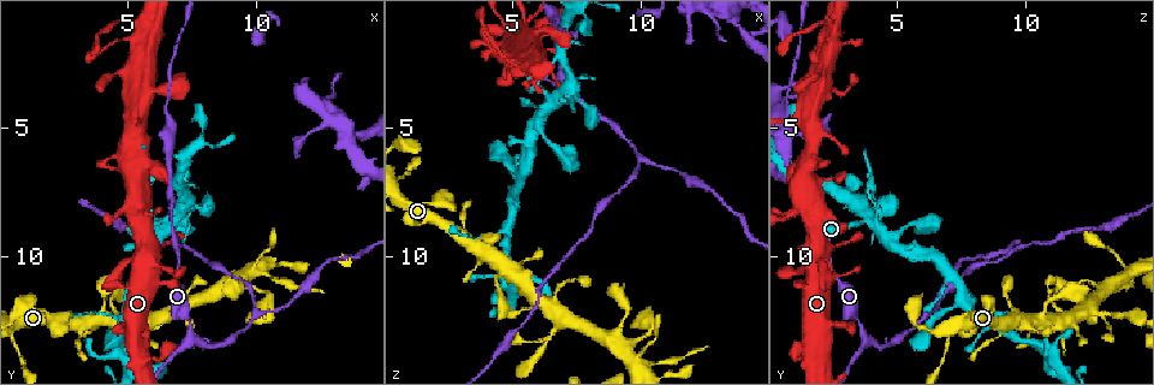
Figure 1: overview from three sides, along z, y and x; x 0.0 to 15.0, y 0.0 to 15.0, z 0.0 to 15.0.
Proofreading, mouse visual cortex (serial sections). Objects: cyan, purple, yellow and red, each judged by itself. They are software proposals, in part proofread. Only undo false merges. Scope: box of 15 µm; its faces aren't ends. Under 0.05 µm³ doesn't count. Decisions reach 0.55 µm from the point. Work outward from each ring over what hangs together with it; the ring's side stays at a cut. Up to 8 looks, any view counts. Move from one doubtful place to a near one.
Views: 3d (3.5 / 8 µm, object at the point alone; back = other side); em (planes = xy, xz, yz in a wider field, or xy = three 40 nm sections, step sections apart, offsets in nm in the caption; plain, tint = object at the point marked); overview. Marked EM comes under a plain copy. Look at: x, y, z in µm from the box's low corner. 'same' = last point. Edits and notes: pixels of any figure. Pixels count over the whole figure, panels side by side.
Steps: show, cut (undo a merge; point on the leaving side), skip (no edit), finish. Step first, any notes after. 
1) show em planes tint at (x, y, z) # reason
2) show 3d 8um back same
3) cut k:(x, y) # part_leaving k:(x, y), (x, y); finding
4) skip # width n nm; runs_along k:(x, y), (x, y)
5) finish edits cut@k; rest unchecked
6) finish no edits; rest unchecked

show 3d 3.5um at (7.1, 7.9, 3.7) # four-way junction

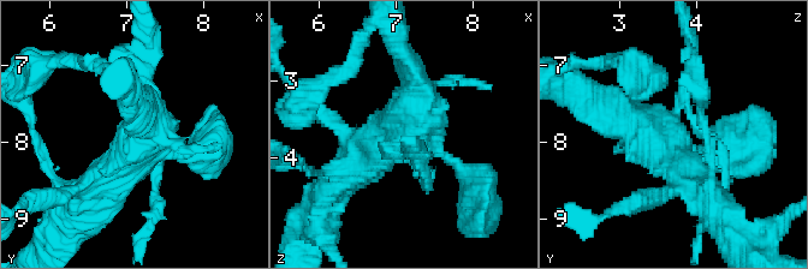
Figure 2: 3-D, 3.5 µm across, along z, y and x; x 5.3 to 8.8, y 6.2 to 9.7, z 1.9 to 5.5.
show em xy step 5 tint at (7.15, 8.00, 3.65) # shape alone is not enough

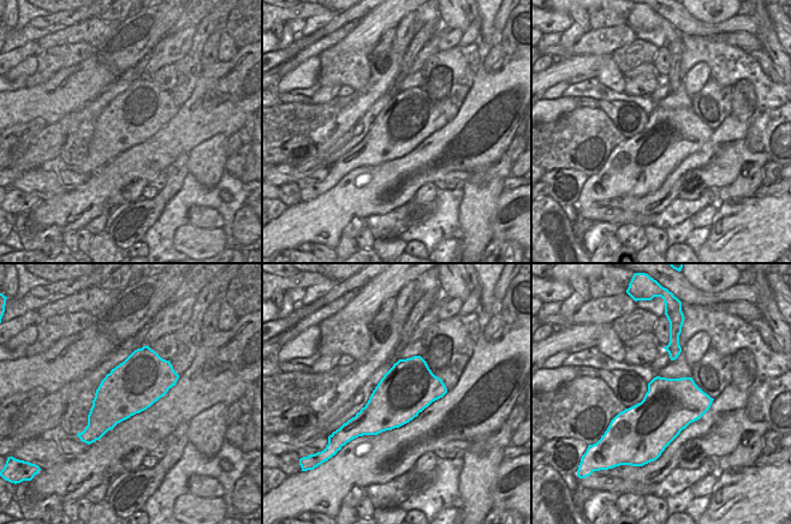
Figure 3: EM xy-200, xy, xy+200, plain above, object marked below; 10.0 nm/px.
cut 2:(146, 66) # two cells meet here

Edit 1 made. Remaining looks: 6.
show overview

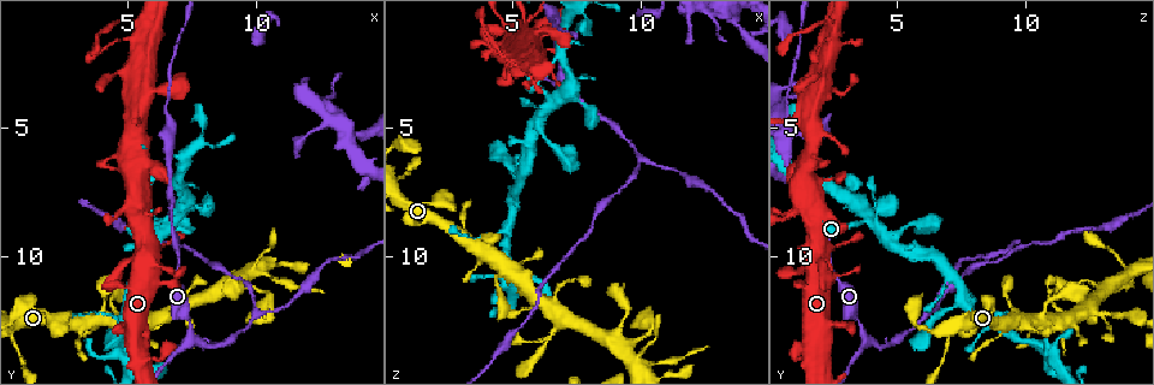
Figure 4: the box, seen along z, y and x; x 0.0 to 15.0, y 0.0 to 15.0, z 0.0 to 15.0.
show 3d 3.5um at (7.4, 13.1, 3.7)

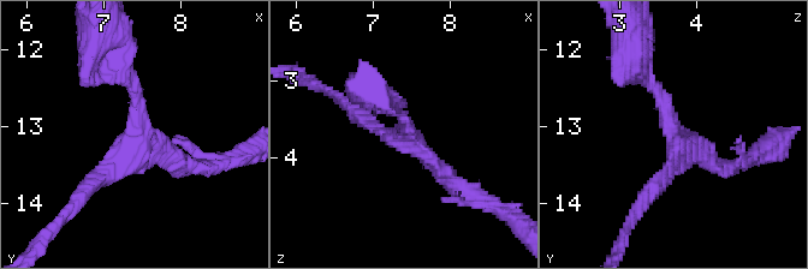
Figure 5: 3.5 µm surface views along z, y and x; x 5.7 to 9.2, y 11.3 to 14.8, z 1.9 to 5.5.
show em xy step 3 tint at (7.50, 13.15, 3.75) # arms 3; arm_widths 150, 200, 200 nm

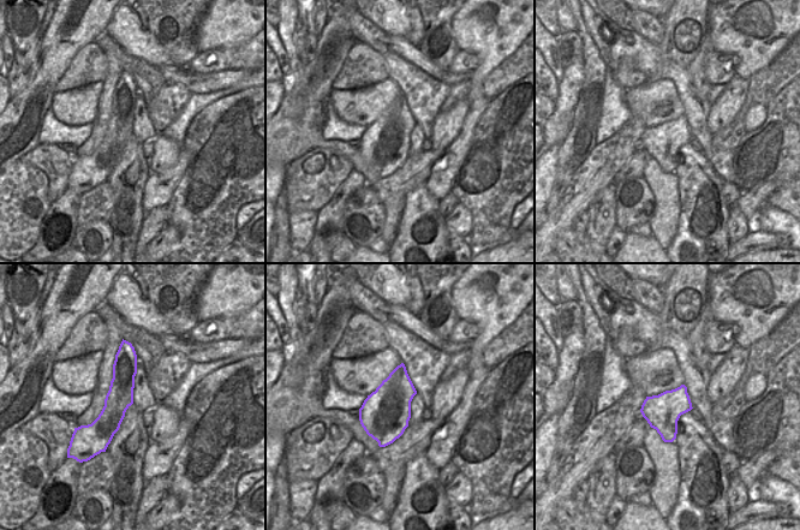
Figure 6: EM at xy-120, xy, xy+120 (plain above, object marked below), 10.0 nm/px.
skip # runs_along 5:(645, 66), (670, 129), (725, 166); all the same cell

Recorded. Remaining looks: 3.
show 3d 3.5um at (9.9, 12.3, 6.1) # branch point

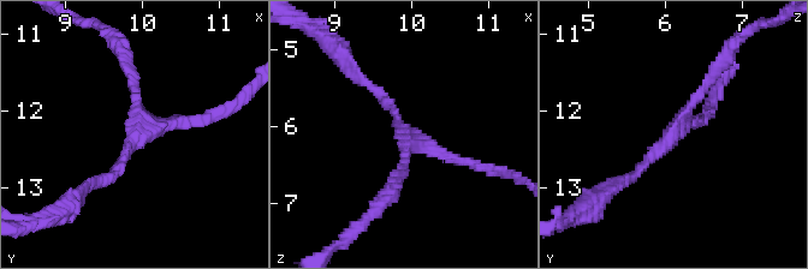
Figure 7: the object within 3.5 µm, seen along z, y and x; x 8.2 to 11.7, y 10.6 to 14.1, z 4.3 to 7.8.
show em xy step 1 tint at (9.90, 12.30, 6.05) # arms 3; arm_widths 150, 150, 150 nm

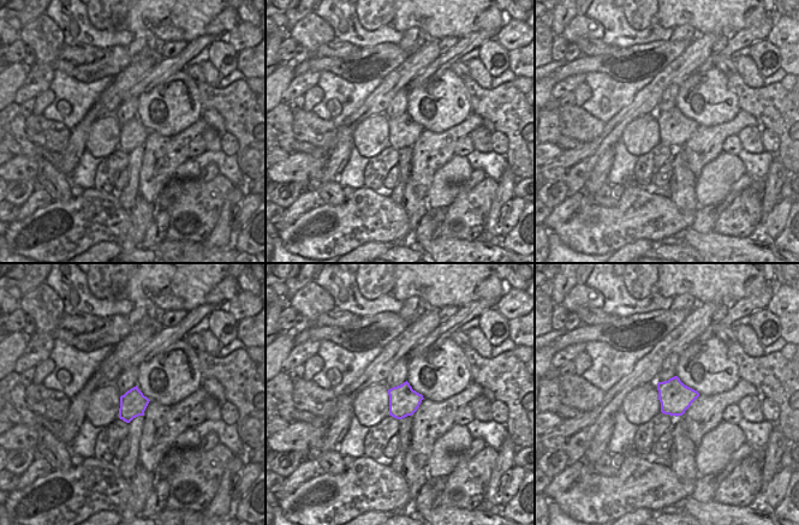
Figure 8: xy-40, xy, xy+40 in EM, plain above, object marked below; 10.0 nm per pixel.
skip # runs_along 7:(621, 183), (660, 150), (716, 69); all the same cell

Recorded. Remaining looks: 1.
finish edits cut@2; rest unchecked

